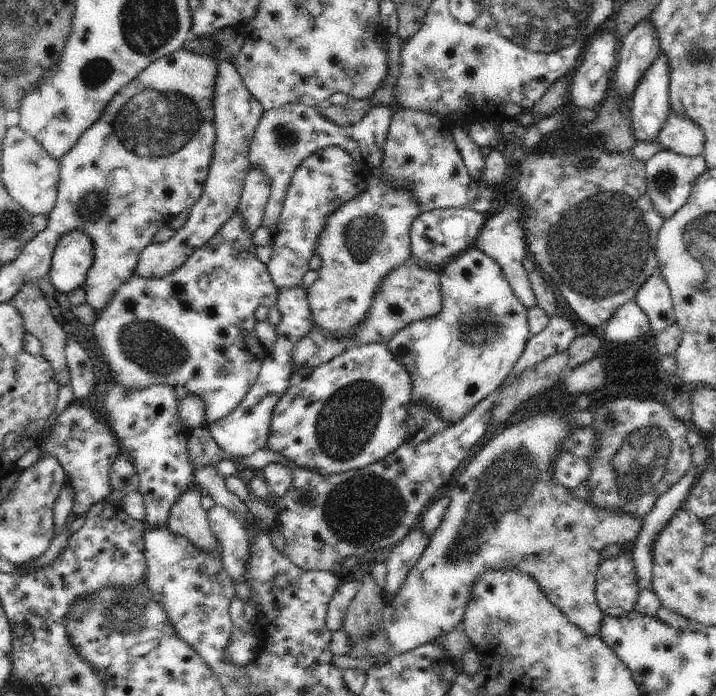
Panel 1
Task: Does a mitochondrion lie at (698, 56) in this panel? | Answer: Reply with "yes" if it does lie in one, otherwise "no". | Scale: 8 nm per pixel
yes

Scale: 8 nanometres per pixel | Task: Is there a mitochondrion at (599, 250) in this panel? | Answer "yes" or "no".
yes

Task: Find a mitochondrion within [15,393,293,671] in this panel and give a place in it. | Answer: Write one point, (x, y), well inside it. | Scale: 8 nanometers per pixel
(124, 615)

